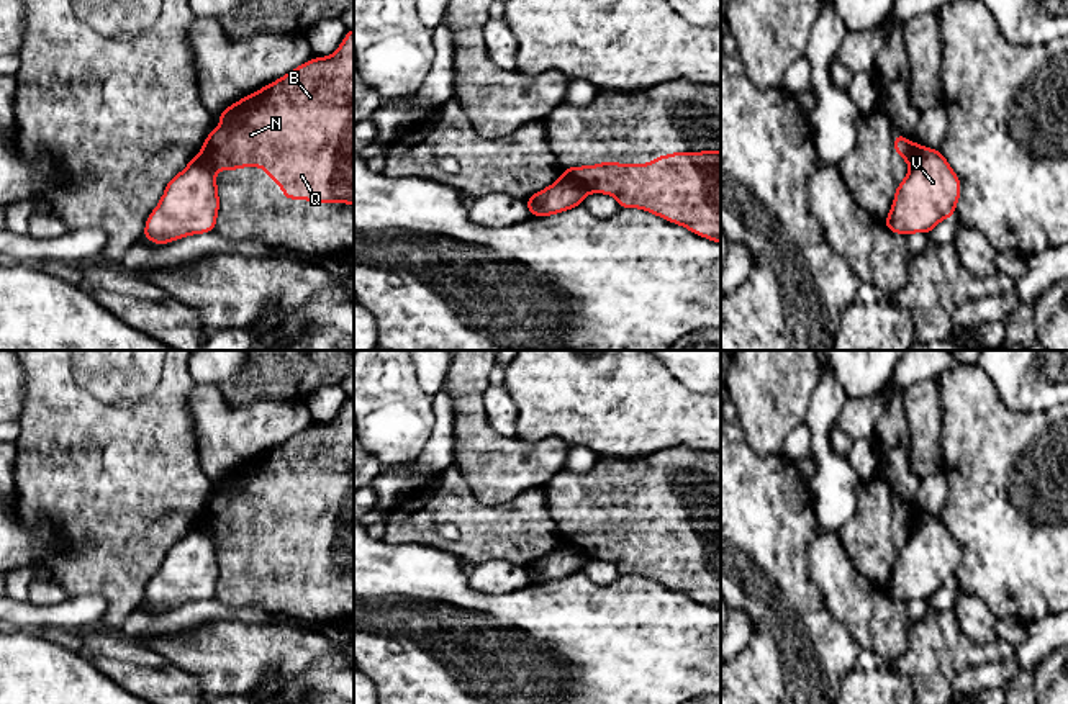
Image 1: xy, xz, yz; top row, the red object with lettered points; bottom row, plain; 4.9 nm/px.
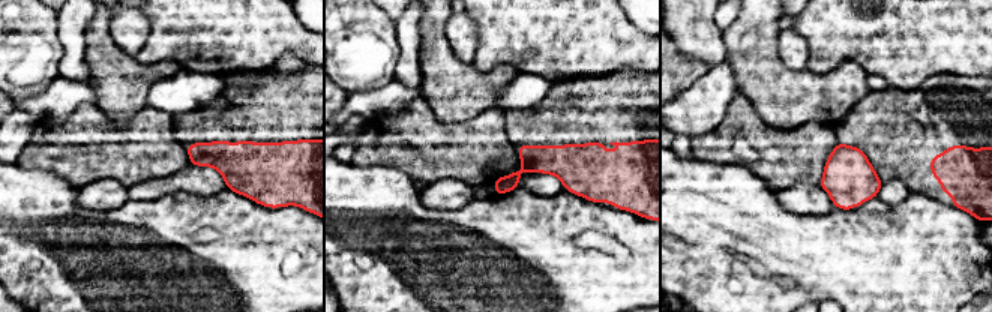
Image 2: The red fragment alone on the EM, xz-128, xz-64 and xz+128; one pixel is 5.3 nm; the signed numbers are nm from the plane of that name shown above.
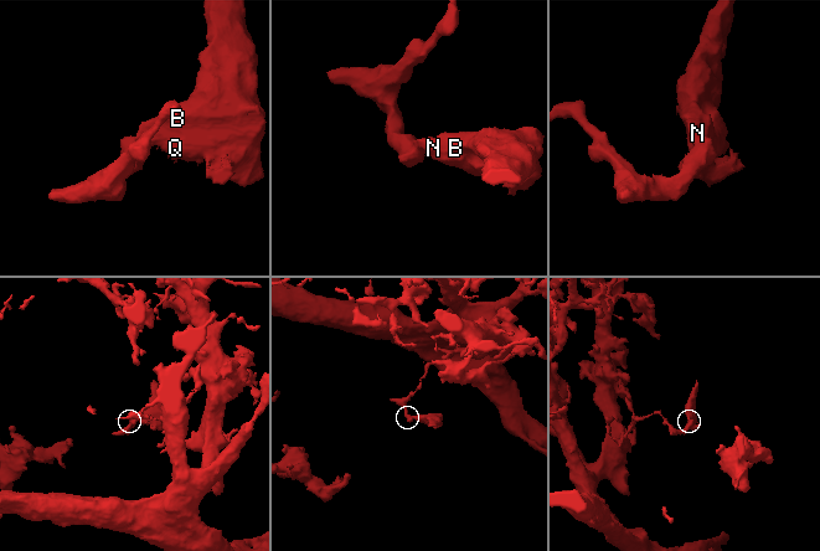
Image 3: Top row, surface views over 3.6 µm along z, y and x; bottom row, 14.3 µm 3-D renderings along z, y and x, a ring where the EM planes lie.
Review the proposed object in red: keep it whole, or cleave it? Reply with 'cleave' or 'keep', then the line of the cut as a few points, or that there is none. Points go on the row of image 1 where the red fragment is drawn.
cleave | xz (562, 172), (574, 177), (587, 192)

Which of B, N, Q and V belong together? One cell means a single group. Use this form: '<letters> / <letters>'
B N Q / V

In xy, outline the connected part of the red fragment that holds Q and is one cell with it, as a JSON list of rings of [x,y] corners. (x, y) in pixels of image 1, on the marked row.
[[[349,29],[341,43],[339,49],[328,57],[313,57],[303,65],[290,70],[282,79],[269,83],[267,87],[244,97],[242,100],[228,106],[218,116],[221,126],[211,131],[200,151],[201,157],[215,169],[215,170],[236,170],[242,167],[262,167],[269,178],[277,182],[282,187],[282,193],[290,200],[310,200],[311,203],[354,203],[354,29]]]

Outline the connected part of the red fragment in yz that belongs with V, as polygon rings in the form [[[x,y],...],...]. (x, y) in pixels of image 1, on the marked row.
[[[919,146],[906,178],[898,185],[885,226],[898,234],[930,232],[942,219],[953,218],[960,180],[942,151]]]

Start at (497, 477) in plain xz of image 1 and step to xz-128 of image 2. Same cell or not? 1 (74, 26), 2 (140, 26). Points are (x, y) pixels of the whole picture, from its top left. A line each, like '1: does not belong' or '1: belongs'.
1: does not belong
2: does not belong

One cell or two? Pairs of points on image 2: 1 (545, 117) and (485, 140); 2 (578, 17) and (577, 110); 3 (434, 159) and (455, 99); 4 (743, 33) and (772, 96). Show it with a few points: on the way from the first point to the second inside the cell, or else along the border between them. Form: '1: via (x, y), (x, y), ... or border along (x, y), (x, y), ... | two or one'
1: border along (503, 111), (508, 137) | two
2: border along (593, 77), (578, 77), (554, 83) | two
3: border along (423, 98), (444, 123), (462, 123), (479, 114) | two
4: via (752, 48), (758, 72), (766, 81) | one

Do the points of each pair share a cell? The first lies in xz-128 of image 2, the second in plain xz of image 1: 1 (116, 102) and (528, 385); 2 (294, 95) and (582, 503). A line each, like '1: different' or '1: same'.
1: same
2: same

